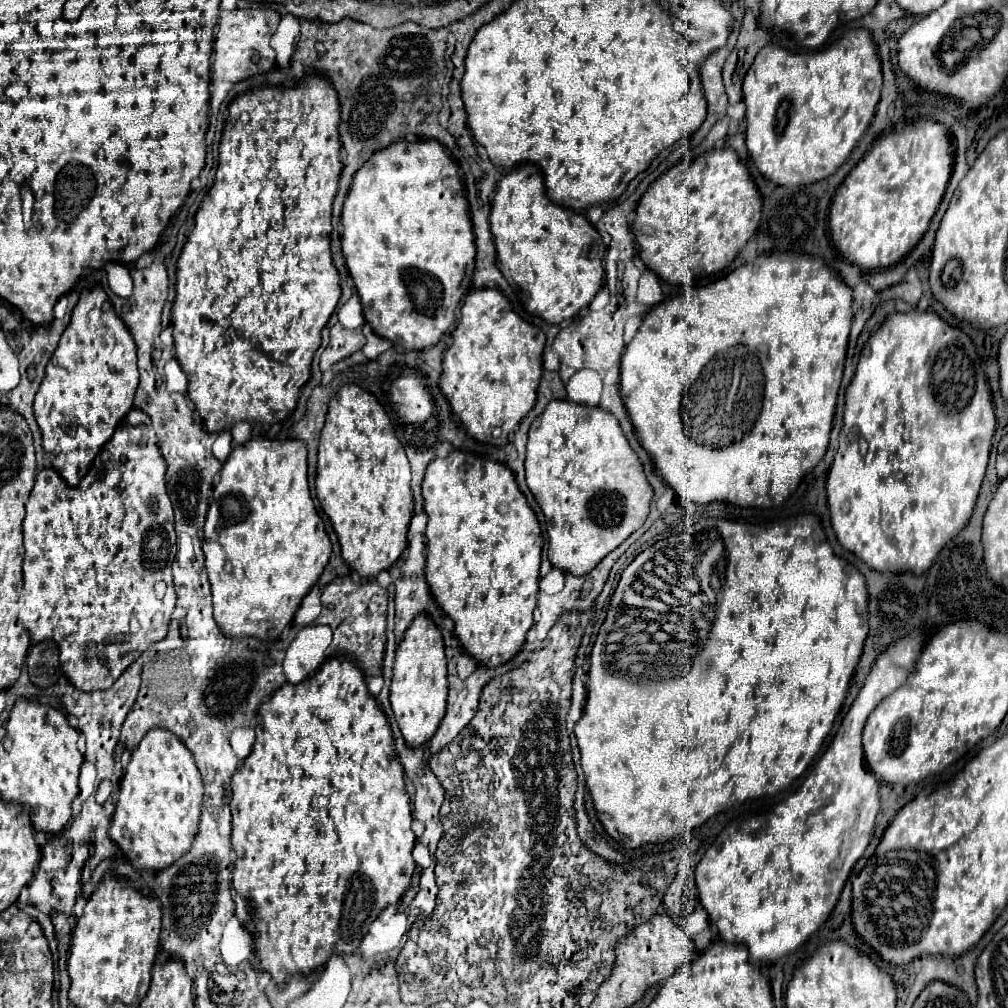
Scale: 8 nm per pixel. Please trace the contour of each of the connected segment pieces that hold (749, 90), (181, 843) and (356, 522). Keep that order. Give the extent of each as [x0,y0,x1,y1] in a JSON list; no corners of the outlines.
[[744,29,882,187],[108,729,204,869],[316,383,414,579]]

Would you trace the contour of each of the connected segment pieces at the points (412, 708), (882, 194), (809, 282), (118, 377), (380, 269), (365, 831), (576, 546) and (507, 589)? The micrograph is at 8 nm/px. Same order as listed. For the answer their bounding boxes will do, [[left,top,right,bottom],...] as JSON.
[[390,615,446,747],[830,119,952,271],[620,251,852,507],[34,287,136,487],[342,139,476,351],[232,659,416,985],[524,401,652,575],[422,449,542,667]]

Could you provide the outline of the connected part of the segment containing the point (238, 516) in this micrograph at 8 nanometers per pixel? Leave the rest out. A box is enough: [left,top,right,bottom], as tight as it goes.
[202,437,332,641]

